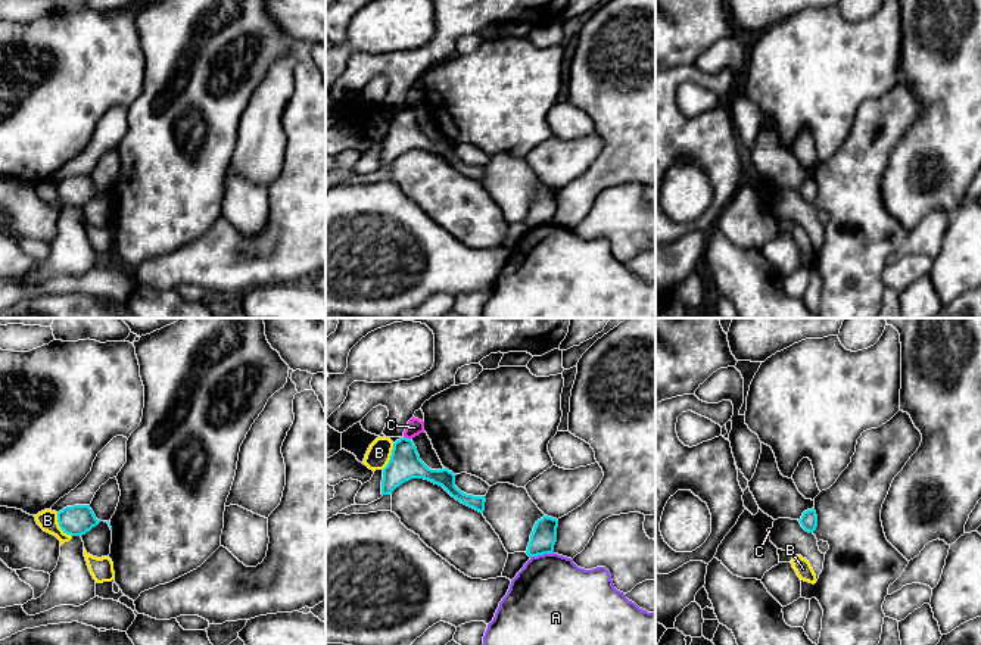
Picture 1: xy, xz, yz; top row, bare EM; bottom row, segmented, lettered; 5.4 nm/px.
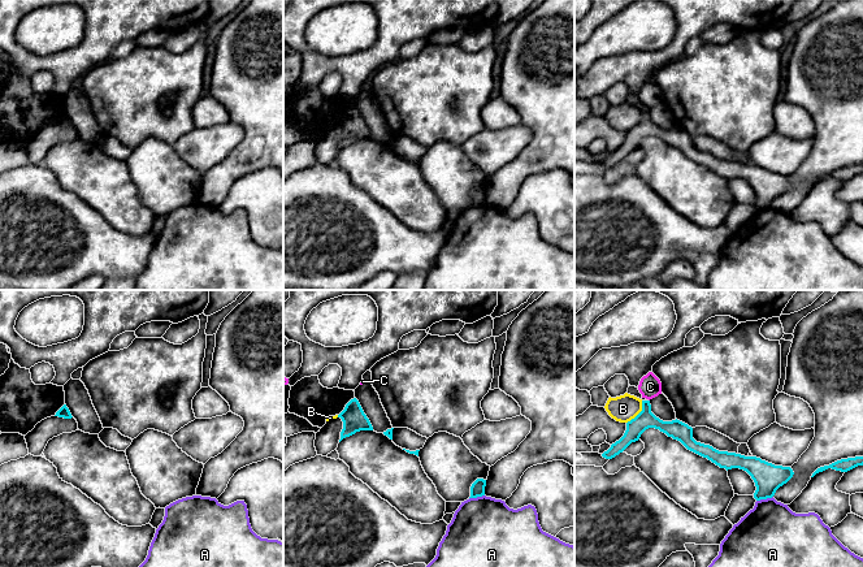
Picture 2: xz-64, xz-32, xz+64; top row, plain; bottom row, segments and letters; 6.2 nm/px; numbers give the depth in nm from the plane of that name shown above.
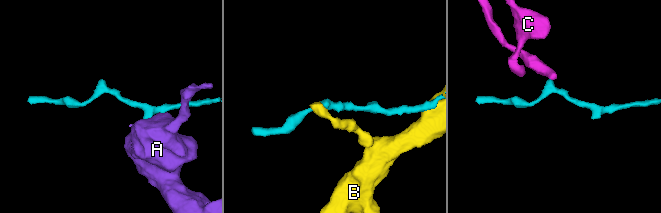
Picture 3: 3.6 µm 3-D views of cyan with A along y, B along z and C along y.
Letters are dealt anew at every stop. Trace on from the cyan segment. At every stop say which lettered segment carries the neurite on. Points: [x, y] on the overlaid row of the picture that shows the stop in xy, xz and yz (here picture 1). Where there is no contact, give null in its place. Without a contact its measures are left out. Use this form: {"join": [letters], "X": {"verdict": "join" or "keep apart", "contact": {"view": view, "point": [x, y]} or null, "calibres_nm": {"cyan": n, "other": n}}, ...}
{"join": [], "A": {"verdict": "keep apart", "contact": {"view": "xz", "point": [541, 554]}, "calibres_nm": {"cyan": 140, "other": 460}}, "B": {"verdict": "keep apart", "contact": {"view": "xy", "point": [59, 526]}, "calibres_nm": {"cyan": 170, "other": 110}}, "C": {"verdict": "keep apart", "contact": {"view": "xz", "point": [405, 438]}, "calibres_nm": {"cyan": 170, "other": 90}}}

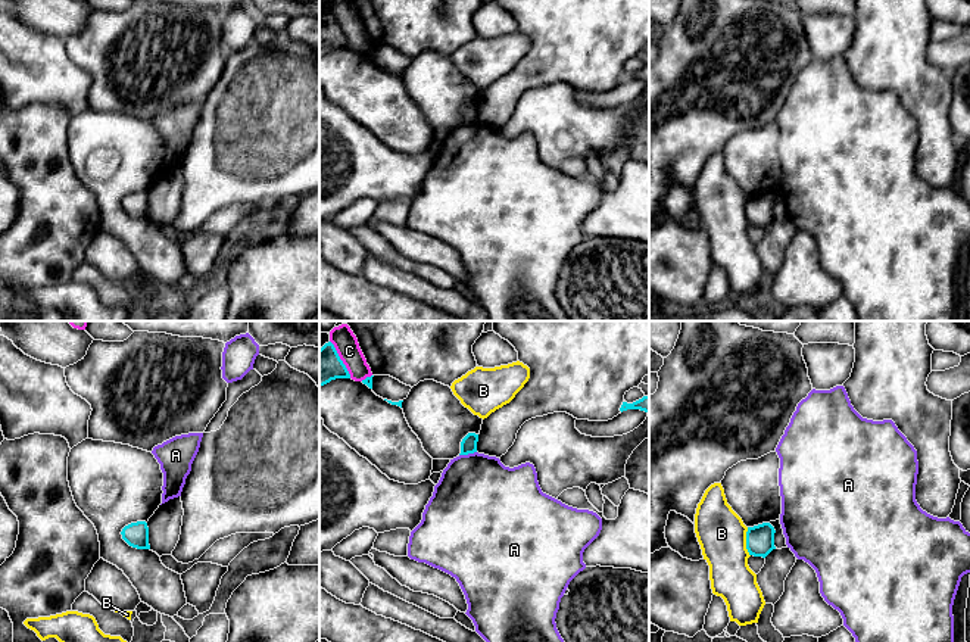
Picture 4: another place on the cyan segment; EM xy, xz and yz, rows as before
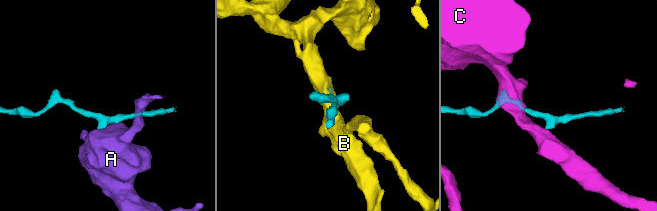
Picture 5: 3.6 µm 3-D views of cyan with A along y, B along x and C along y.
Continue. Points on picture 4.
{"join": [], "A": {"verdict": "keep apart", "contact": {"view": "xz", "point": [467, 454]}, "calibres_nm": {"cyan": 90, "other": 460}}, "B": {"verdict": "keep apart", "contact": {"view": "yz", "point": [747, 542]}, "calibres_nm": {"cyan": 160, "other": 260}}, "C": {"verdict": "keep apart", "contact": {"view": "xz", "point": [340, 360]}, "calibres_nm": {"cyan": 190, "other": 130}}}

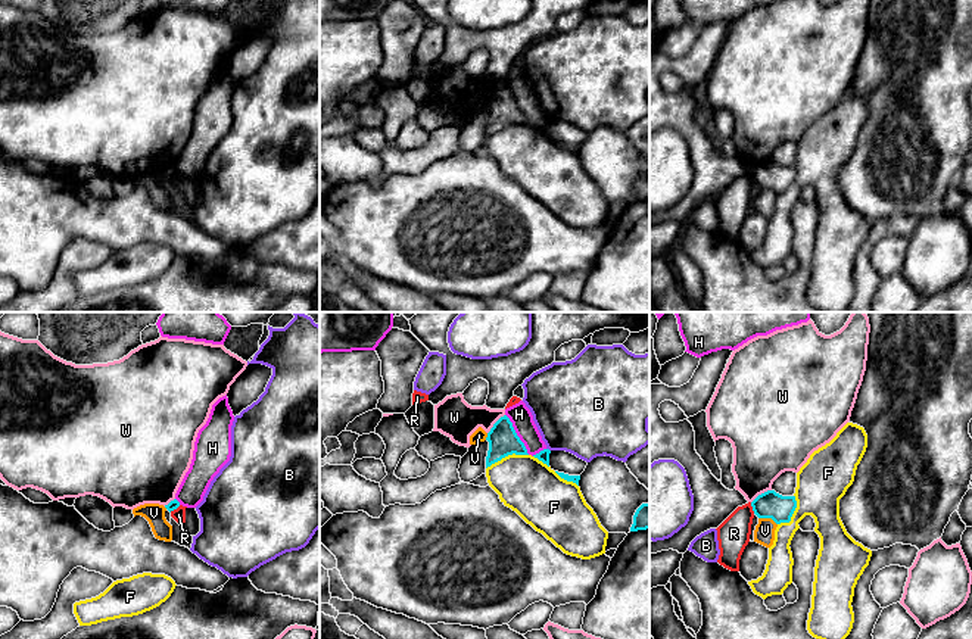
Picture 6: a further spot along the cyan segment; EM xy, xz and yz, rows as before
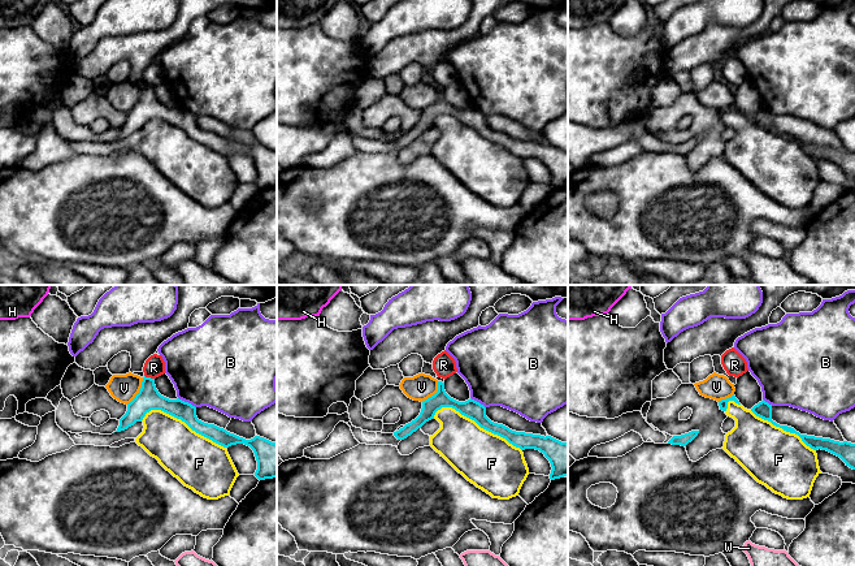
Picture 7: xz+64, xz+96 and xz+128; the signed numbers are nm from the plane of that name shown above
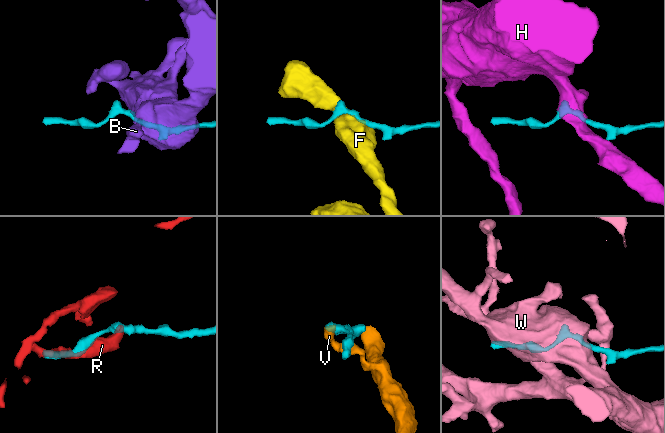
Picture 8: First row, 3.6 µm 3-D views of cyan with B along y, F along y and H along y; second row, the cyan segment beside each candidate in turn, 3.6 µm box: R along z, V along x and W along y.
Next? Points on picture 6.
{"join": [], "B": {"verdict": "keep apart", "contact": {"view": "xz", "point": [548, 449]}, "calibres_nm": {"cyan": 60, "other": 440}}, "F": {"verdict": "keep apart", "contact": {"view": "xz", "point": [507, 455]}, "calibres_nm": {"cyan": 160, "other": 300}}, "H": {"verdict": "keep apart", "contact": {"view": "xz", "point": [516, 435]}, "calibres_nm": {"cyan": 160, "other": 120}}, "R": {"verdict": "keep apart", "contact": {"view": "yz", "point": [753, 508]}, "calibres_nm": {"cyan": 150, "other": 180}}, "V": {"verdict": "keep apart", "contact": {"view": "yz", "point": [768, 517]}, "calibres_nm": {"cyan": 150, "other": 110}}, "W": {"verdict": "keep apart", "contact": {"view": "xz", "point": [494, 424]}, "calibres_nm": {"cyan": 160, "other": 220}}}

